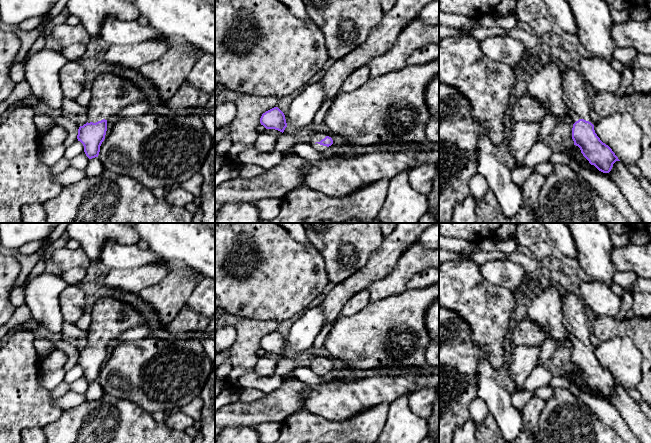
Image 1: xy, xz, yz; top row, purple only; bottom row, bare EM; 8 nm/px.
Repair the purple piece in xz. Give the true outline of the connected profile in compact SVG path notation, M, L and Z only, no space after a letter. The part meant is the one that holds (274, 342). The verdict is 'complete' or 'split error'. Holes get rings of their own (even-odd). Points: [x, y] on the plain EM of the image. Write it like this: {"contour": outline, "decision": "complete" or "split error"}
{"contour": "M274 331L262 338L260 347L266 353L275 353L284 356L287 351L284 337L278 332Z", "decision": "complete"}

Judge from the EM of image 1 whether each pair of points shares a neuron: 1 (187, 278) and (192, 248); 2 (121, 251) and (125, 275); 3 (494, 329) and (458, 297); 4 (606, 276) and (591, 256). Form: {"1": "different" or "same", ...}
{"1": "different", "2": "different", "3": "same", "4": "same"}

